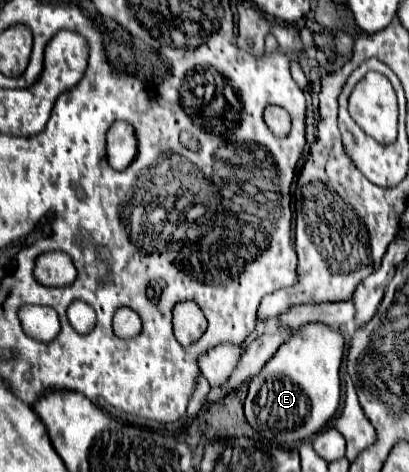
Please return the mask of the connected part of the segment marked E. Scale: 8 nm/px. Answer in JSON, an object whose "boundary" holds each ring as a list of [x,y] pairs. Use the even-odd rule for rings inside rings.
{"boundary":[[[312,323],[312,327],[300,329],[288,343],[282,343],[276,355],[262,367],[262,371],[250,379],[250,389],[244,401],[244,417],[248,425],[278,445],[292,445],[316,435],[336,413],[340,405],[340,363],[344,355],[344,337],[324,327],[322,323]]]}

